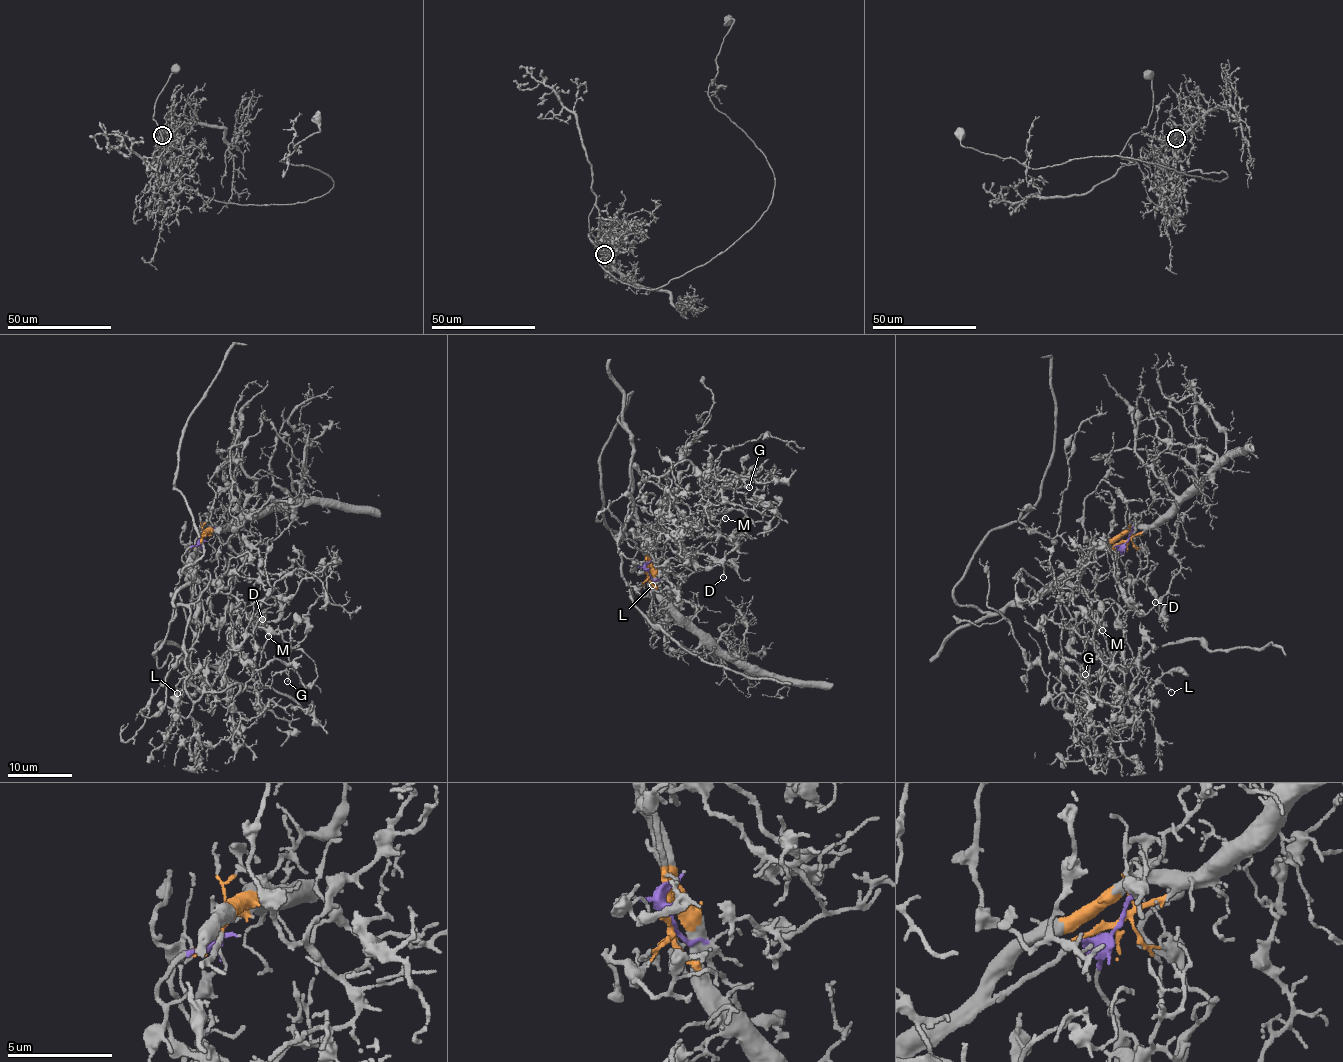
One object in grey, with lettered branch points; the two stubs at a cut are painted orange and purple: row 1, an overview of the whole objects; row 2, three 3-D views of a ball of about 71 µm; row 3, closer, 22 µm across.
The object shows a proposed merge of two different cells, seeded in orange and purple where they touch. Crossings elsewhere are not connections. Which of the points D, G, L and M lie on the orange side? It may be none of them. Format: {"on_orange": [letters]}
{"on_orange": []}

